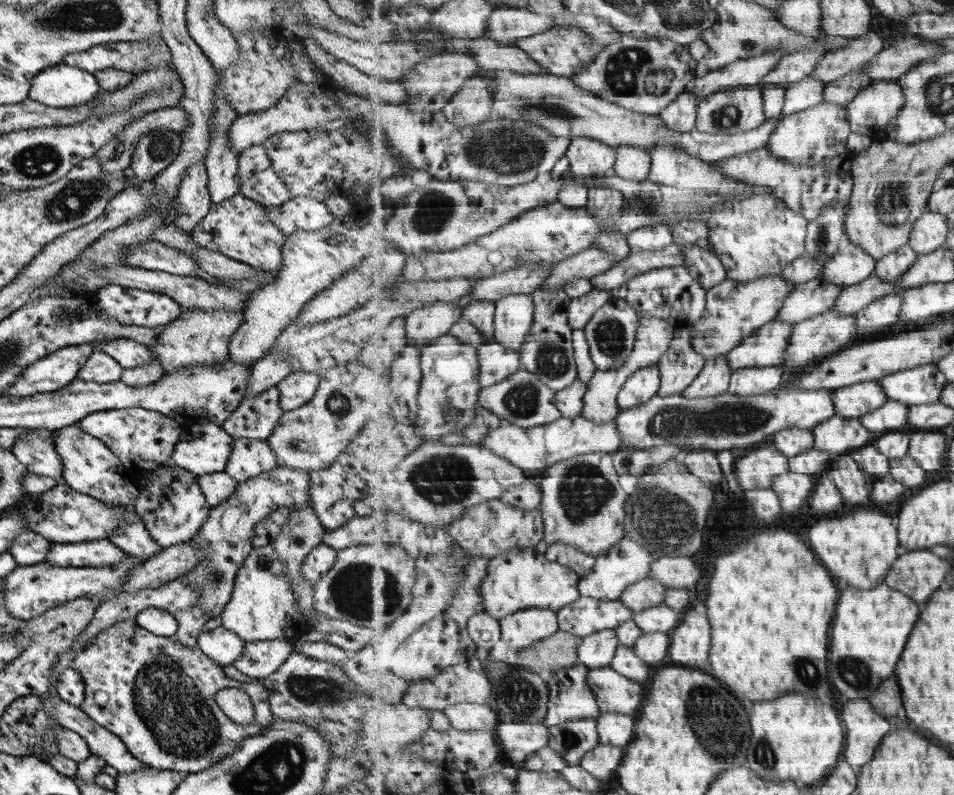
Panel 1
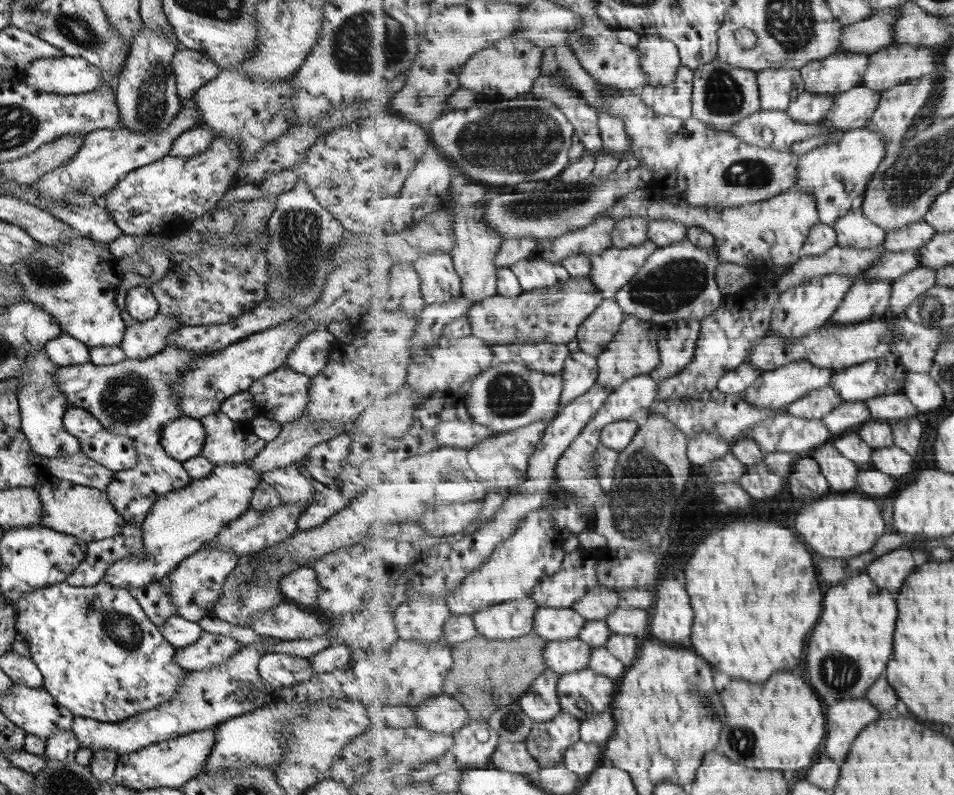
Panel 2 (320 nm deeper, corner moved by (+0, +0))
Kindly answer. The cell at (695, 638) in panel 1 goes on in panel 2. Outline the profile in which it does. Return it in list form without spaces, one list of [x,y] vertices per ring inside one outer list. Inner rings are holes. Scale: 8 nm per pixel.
[[[658,580],[653,589],[656,594],[655,606],[652,609],[653,618],[649,632],[659,641],[669,643],[678,647],[691,649],[693,642],[693,624],[695,624],[695,610],[691,605],[690,594],[686,585],[681,584],[679,580]]]

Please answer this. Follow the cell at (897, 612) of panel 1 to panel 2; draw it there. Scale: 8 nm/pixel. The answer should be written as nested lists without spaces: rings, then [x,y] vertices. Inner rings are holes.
[[[865,572],[851,577],[841,586],[831,588],[825,594],[823,606],[823,616],[817,628],[813,630],[805,656],[809,680],[813,688],[817,688],[817,692],[823,696],[823,702],[829,702],[829,698],[833,703],[843,699],[865,699],[871,684],[885,672],[887,662],[893,654],[893,634],[900,614],[896,596],[889,592],[888,588],[877,586]]]

